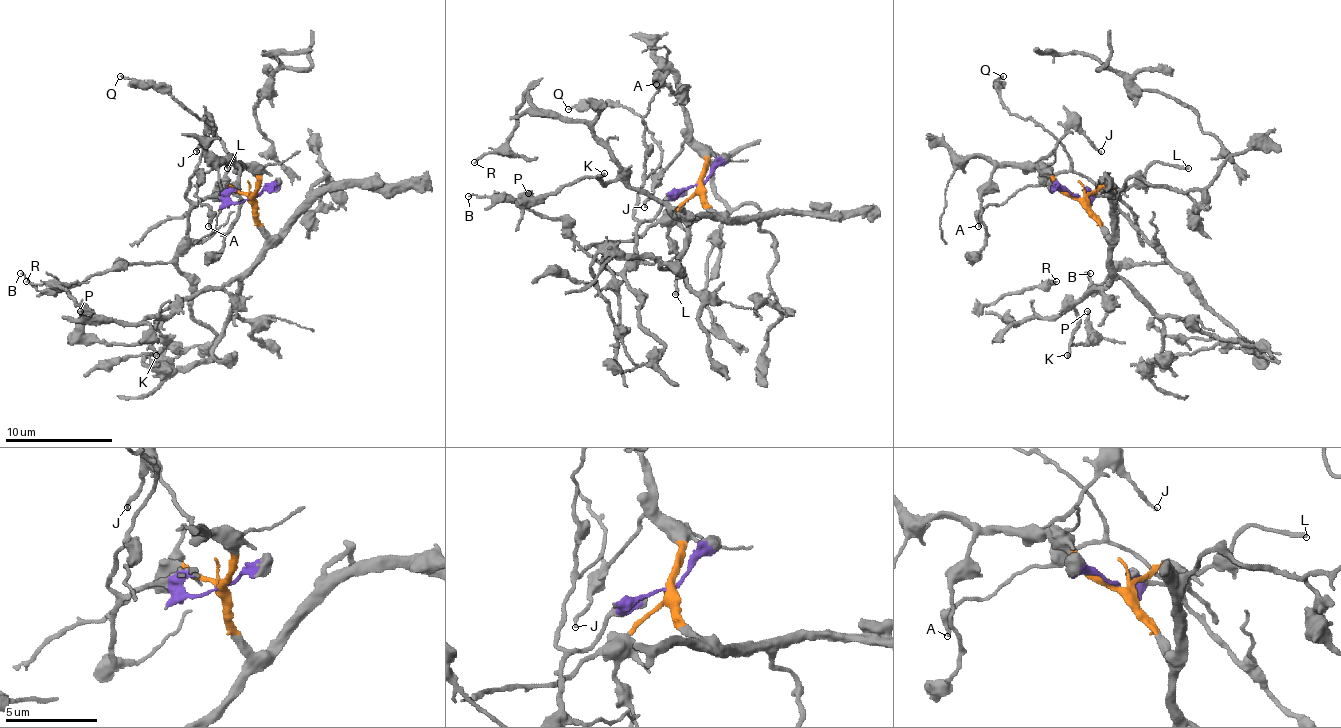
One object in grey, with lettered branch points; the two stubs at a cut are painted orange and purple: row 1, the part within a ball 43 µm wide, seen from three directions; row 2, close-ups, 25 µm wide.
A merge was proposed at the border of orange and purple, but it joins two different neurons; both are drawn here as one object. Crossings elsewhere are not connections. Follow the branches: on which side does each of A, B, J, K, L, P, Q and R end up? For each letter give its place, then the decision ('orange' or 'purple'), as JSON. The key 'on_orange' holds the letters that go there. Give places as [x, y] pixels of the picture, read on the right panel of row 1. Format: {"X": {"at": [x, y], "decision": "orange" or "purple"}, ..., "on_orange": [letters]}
{"A": {"at": [978, 226], "decision": "purple"}, "B": {"at": [1090, 273], "decision": "purple"}, "J": {"at": [1101, 151], "decision": "orange"}, "K": {"at": [1067, 355], "decision": "orange"}, "L": {"at": [1188, 168], "decision": "orange"}, "P": {"at": [1087, 311], "decision": "orange"}, "Q": {"at": [1003, 76], "decision": "purple"}, "R": {"at": [1056, 281], "decision": "orange"}, "on_orange": ["J", "K", "L", "P", "R"]}

